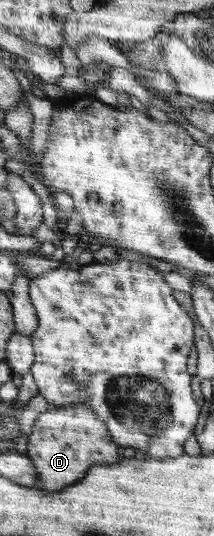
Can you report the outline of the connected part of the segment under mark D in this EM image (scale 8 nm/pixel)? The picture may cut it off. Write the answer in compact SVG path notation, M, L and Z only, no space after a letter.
M87 404L67 407L50 407L39 415L29 437L25 451L36 467L37 485L31 489L57 492L84 479L88 470L96 465L113 465L117 462L118 443L113 443L105 423L95 417Z

